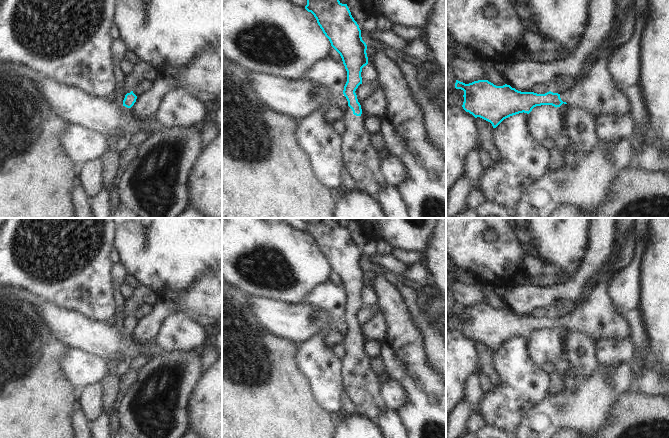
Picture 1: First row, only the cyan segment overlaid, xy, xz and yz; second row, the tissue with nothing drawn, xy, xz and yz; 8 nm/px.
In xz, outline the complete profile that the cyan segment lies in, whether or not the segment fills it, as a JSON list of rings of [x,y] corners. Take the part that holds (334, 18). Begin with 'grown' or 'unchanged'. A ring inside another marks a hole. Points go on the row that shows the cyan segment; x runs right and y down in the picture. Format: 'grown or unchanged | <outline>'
grown | [[[307,0],[305,9],[314,15],[331,46],[340,54],[347,71],[343,94],[348,101],[348,108],[344,112],[345,131],[341,135],[343,163],[355,183],[355,191],[374,197],[388,184],[381,173],[378,152],[372,147],[369,141],[371,136],[363,125],[362,109],[355,93],[358,86],[362,84],[362,68],[368,64],[367,45],[362,40],[359,25],[352,17],[347,4],[342,4],[339,0]]]

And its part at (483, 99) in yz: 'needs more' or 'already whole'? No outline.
needs more

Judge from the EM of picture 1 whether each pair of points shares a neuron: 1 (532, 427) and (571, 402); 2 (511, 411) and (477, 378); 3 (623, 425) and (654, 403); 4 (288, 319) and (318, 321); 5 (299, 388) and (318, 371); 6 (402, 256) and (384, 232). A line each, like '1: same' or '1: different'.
1: same
2: different
3: same
4: same
5: different
6: different

